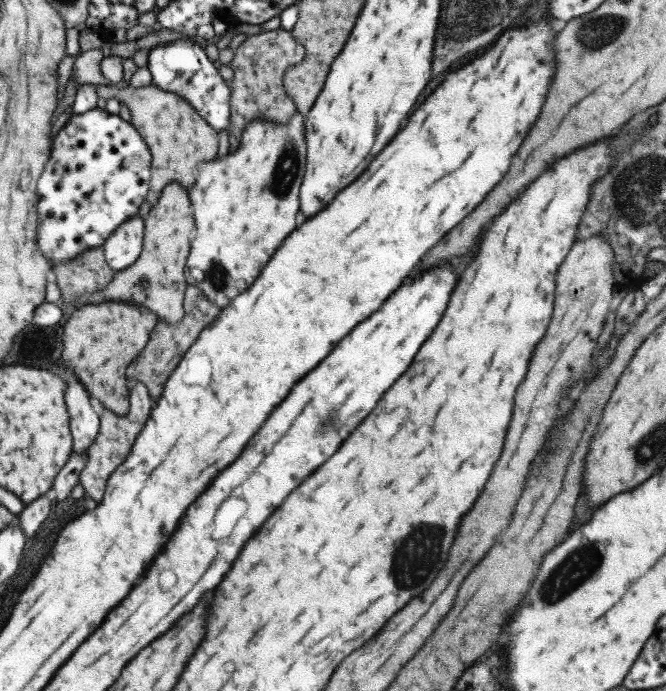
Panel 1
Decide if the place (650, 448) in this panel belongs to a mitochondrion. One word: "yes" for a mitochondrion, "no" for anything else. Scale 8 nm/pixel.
yes

